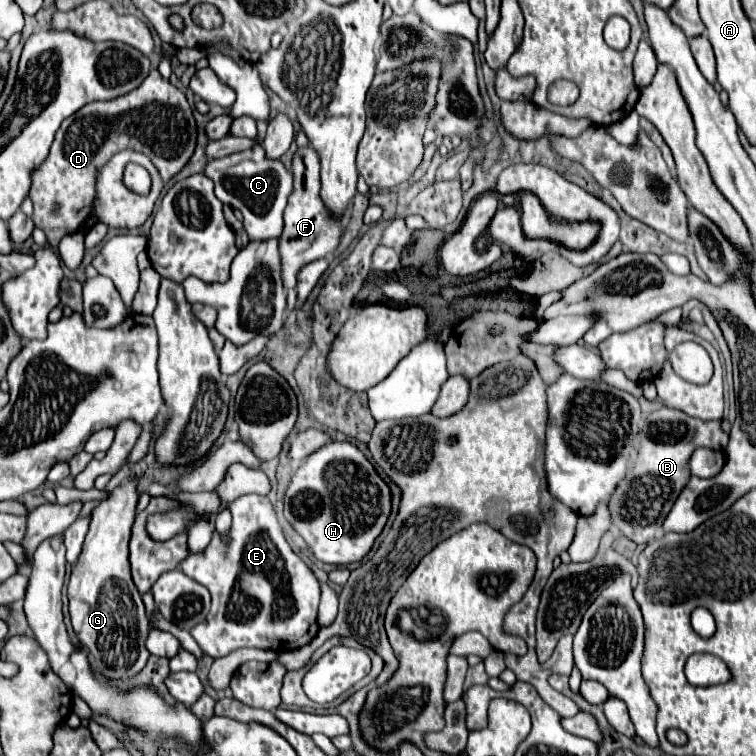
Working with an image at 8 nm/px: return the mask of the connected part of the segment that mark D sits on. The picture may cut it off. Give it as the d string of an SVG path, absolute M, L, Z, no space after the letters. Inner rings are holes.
M153 64L147 80L133 92L107 102L87 104L71 118L65 118L55 134L47 160L33 170L33 188L29 192L33 200L35 226L47 234L53 248L61 238L77 232L77 218L87 218L93 212L95 200L95 176L107 164L117 150L137 150L151 158L165 182L179 174L191 160L197 146L197 124L193 110L185 94L169 80L163 80ZM59 204L59 212L53 214L53 206Z

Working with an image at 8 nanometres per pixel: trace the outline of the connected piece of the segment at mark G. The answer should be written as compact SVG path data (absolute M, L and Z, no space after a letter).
M129 480L125 486L117 486L107 500L103 500L93 512L91 512L91 524L89 532L83 544L83 552L73 566L71 580L69 580L69 614L73 622L73 630L79 638L79 642L91 652L93 668L111 680L129 680L135 676L149 658L149 650L145 648L145 640L149 634L149 618L145 614L145 606L141 600L141 594L131 578L131 566L129 566L129 538L131 538L131 526L135 518L135 506L137 506L137 492L135 492L137 480Z

